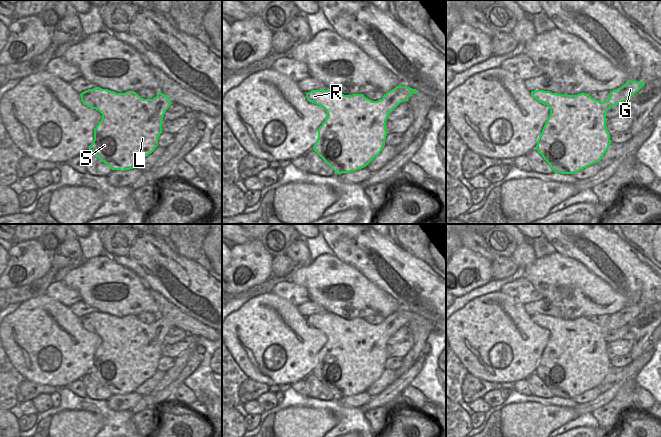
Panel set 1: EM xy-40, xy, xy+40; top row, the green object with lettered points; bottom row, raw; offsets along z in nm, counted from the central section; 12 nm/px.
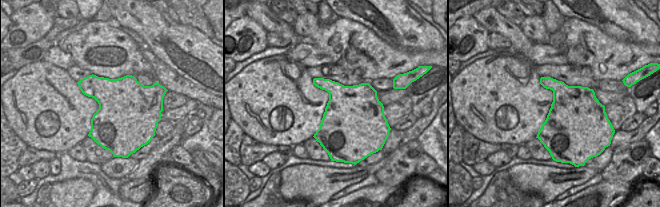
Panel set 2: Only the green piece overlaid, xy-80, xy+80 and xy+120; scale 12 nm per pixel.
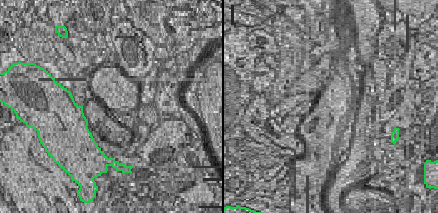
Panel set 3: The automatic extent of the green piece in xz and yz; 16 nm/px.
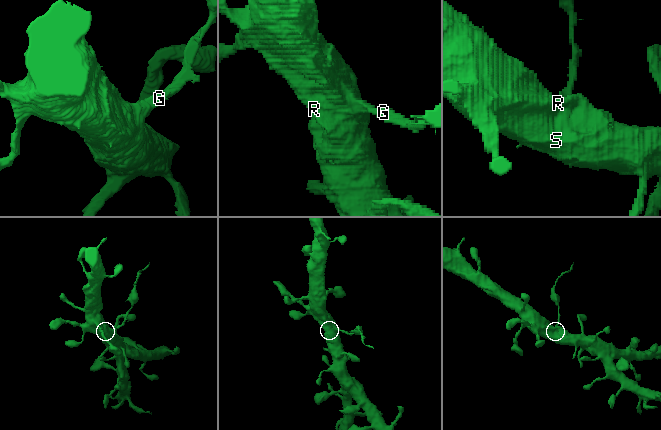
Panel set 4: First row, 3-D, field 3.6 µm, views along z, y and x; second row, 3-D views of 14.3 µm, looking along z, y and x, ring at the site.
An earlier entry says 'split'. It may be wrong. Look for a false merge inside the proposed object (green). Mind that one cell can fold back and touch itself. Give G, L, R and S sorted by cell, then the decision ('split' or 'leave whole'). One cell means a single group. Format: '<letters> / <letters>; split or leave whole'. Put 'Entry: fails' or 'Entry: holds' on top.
Entry: holds
G / L R S; split

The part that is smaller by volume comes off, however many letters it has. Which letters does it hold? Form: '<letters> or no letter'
G

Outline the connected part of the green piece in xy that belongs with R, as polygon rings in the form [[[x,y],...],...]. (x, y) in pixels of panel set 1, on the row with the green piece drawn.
[[[312,90],[306,93],[309,102],[321,106],[327,112],[327,118],[318,129],[318,139],[313,150],[336,172],[336,174],[349,173],[366,167],[377,157],[385,146],[387,136],[386,121],[389,114],[394,110],[390,103],[392,95],[384,94],[378,101],[372,101],[364,94],[344,95],[336,90]]]

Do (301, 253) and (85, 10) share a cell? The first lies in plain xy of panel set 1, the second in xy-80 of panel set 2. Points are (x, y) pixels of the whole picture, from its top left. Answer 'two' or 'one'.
two

